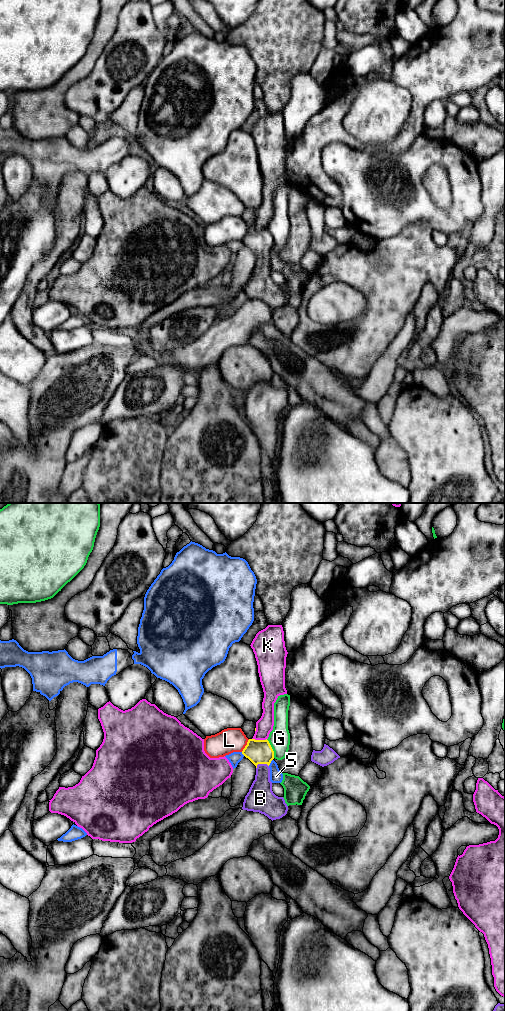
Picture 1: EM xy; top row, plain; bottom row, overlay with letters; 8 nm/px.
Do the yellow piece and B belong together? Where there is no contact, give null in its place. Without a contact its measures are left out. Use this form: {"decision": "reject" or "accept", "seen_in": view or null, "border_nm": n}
{"decision": "accept", "seen_in": "xy", "border_nm": 110}

